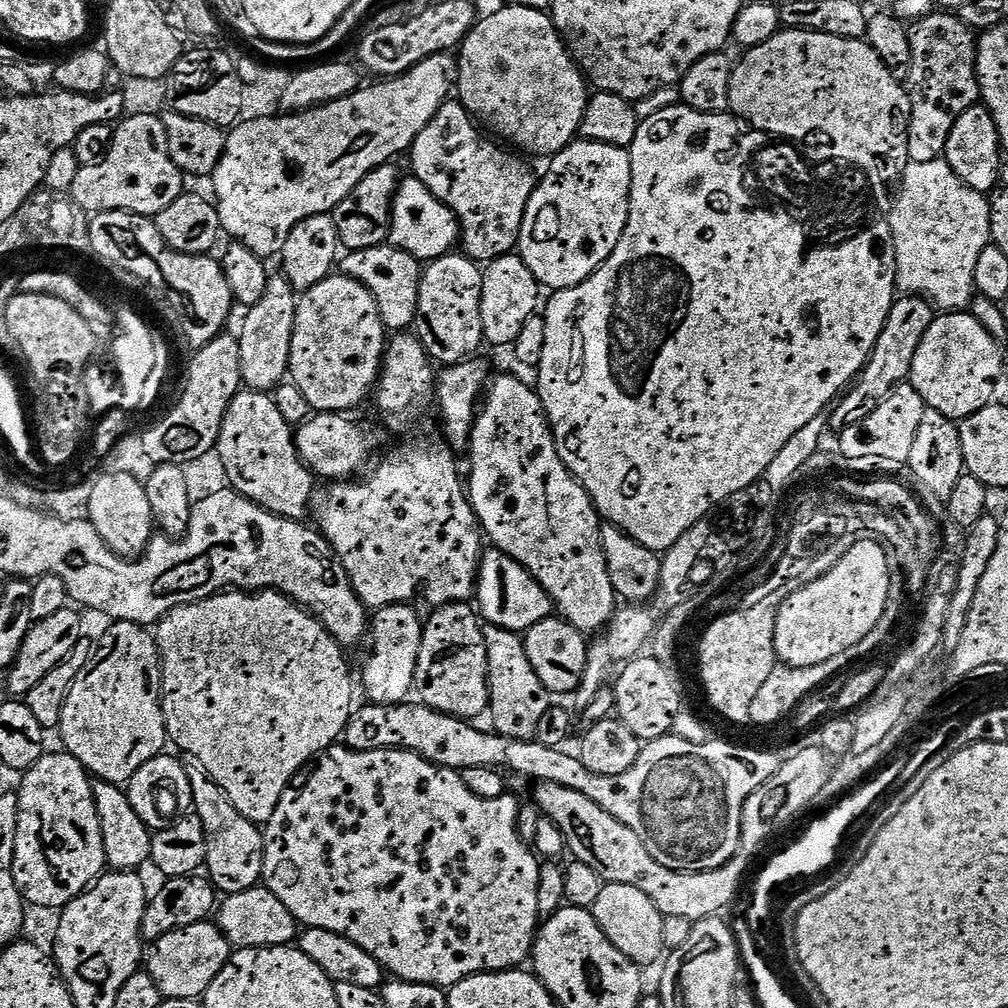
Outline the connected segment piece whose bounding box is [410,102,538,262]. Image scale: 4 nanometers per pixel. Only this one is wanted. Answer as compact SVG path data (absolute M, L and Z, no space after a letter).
M446 102L438 110L438 114L430 118L428 125L418 134L418 138L414 138L410 149L411 175L421 180L426 190L430 190L430 194L437 196L456 215L460 224L460 240L462 248L464 244L463 251L466 255L477 262L487 262L497 260L499 256L509 255L517 247L526 206L538 183L538 172L523 160L523 155L515 151L507 152L506 149L499 148L490 137L483 136L479 127L481 128L481 125L472 113L465 110L463 104Z

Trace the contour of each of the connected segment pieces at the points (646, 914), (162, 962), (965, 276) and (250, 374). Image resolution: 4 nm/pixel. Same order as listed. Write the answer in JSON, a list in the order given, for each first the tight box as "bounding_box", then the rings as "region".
[{"bounding_box":[590,883,665,966],"region":[[[605,883],[590,911],[600,929],[606,934],[606,938],[610,938],[612,945],[622,950],[622,954],[626,954],[626,958],[630,958],[635,964],[647,966],[665,955],[663,938],[665,916],[642,890],[632,885]]]},{"bounding_box":[150,922,234,1000],"region":[[[205,922],[186,926],[166,934],[155,941],[150,948],[150,971],[158,982],[158,990],[166,998],[174,1000],[194,1000],[203,997],[204,991],[218,978],[222,966],[232,956],[234,949],[227,937],[215,923]]]},{"bounding_box":[886,160,992,298],"region":[[[947,160],[911,162],[904,172],[904,183],[891,205],[892,217],[886,220],[892,230],[896,251],[896,283],[905,293],[937,298],[936,296],[971,297],[976,292],[974,266],[978,254],[986,250],[992,238],[992,205],[985,193],[974,190],[954,174]]]},{"bounding_box":[238,275,298,393],"region":[[[273,275],[269,279],[268,292],[256,305],[247,309],[248,317],[238,331],[240,378],[249,389],[257,392],[271,393],[289,375],[288,359],[298,296],[291,283],[280,276]]]}]

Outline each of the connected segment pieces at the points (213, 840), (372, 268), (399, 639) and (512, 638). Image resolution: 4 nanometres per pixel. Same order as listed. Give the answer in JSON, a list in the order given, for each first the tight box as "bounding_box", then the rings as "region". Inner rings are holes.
[{"bounding_box":[187,762,264,896],"region":[[[192,762],[187,765],[188,781],[192,787],[191,803],[196,803],[194,815],[204,823],[206,830],[206,875],[212,881],[217,893],[233,896],[242,890],[250,890],[261,883],[264,874],[264,833],[261,825],[255,824],[250,818],[246,818],[230,802],[230,798],[214,782],[214,778],[203,766]]]},{"bounding_box":[342,242,421,330],"region":[[[385,242],[367,250],[348,252],[342,260],[342,272],[368,287],[370,294],[378,302],[380,317],[389,329],[408,330],[413,327],[420,293],[421,261],[415,260],[401,248],[393,248],[391,243]]]},{"bounding_box":[364,603,424,704],"region":[[[411,603],[388,604],[385,608],[375,609],[370,620],[370,637],[372,636],[372,657],[364,664],[364,692],[367,699],[374,704],[403,704],[413,695],[416,684],[416,667],[418,654],[422,646],[424,626],[422,616],[412,609]]]},{"bounding_box":[484,624,550,741],"region":[[[488,624],[484,630],[486,638],[486,654],[488,655],[488,706],[491,727],[501,736],[508,736],[511,740],[531,741],[538,730],[538,722],[542,722],[542,714],[546,714],[550,703],[550,693],[546,686],[534,674],[534,666],[530,666],[530,658],[524,649],[524,641],[517,633],[508,629],[499,628],[494,624]]]}]

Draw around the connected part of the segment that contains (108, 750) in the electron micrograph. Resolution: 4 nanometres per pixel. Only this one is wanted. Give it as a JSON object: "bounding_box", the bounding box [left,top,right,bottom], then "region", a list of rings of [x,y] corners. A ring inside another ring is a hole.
{"bounding_box":[58,620,169,785],"region":[[[117,620],[107,625],[108,633],[95,645],[92,657],[82,666],[66,702],[62,706],[62,718],[58,735],[64,739],[63,747],[95,779],[111,784],[127,785],[129,780],[154,757],[169,747],[168,727],[164,721],[162,703],[162,665],[160,646],[156,637],[145,625]]]}

